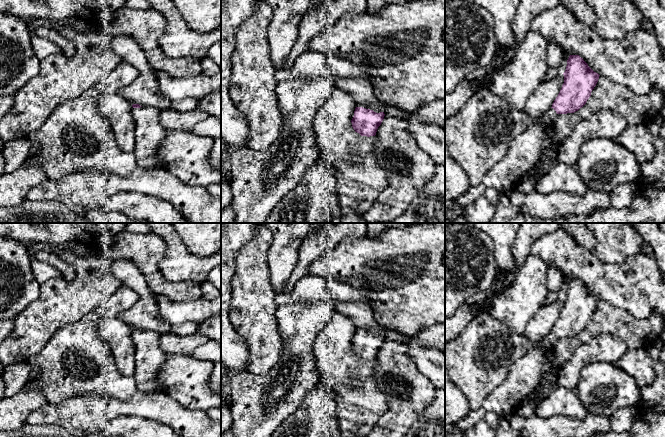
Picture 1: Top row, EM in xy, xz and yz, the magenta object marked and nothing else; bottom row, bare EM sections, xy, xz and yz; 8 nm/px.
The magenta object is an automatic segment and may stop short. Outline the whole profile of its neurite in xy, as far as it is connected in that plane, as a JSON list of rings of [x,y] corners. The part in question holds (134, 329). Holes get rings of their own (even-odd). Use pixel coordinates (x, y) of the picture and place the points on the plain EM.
[[[132,329],[135,344],[135,374],[133,376],[137,389],[145,393],[163,392],[159,385],[159,371],[167,359],[166,353],[159,345],[161,334],[154,331]]]

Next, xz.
[[[380,327],[358,328],[351,344],[353,353],[361,360],[375,360],[384,343],[384,336]]]

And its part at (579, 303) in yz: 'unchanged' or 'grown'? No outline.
grown

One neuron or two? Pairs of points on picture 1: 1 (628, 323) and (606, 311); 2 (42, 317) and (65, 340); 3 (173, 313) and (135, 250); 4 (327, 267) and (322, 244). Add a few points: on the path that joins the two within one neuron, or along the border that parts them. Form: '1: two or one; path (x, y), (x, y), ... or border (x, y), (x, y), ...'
1: one; path (623, 323), (617, 322), (611, 316)
2: two; border (77, 320), (62, 325), (41, 349)
3: two; border (153, 292), (173, 301), (185, 302)
4: two; border (343, 240), (316, 259), (307, 270)

